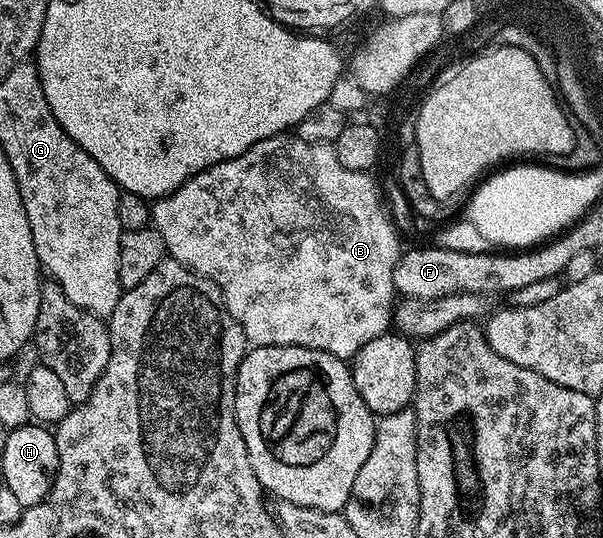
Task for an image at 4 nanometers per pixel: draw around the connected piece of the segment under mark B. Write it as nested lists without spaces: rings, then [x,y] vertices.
[[[295,134],[271,136],[250,146],[250,150],[238,154],[238,158],[230,158],[226,162],[218,162],[202,170],[182,186],[178,186],[178,190],[174,190],[169,196],[163,196],[162,199],[155,201],[151,205],[151,227],[156,228],[158,234],[162,234],[165,253],[171,259],[177,260],[191,272],[197,272],[199,276],[205,276],[215,282],[230,314],[238,322],[238,326],[242,326],[244,337],[247,338],[249,345],[257,348],[270,346],[313,348],[348,362],[358,354],[358,350],[362,350],[362,346],[366,346],[366,342],[389,331],[394,320],[394,305],[398,300],[392,275],[402,255],[400,236],[396,233],[387,210],[384,209],[380,188],[371,180],[372,178],[366,172],[346,170],[346,166],[338,162],[338,154],[333,145],[302,142]]]

